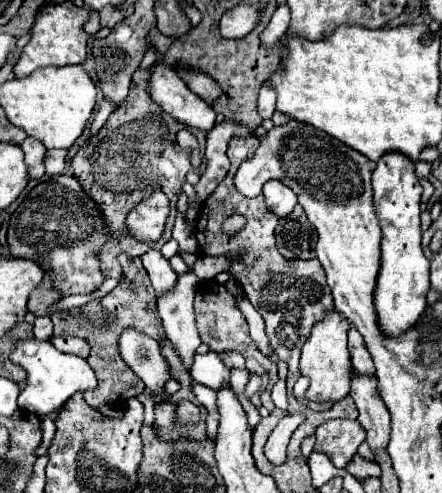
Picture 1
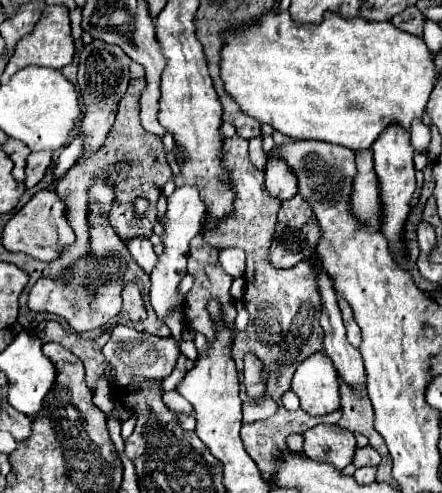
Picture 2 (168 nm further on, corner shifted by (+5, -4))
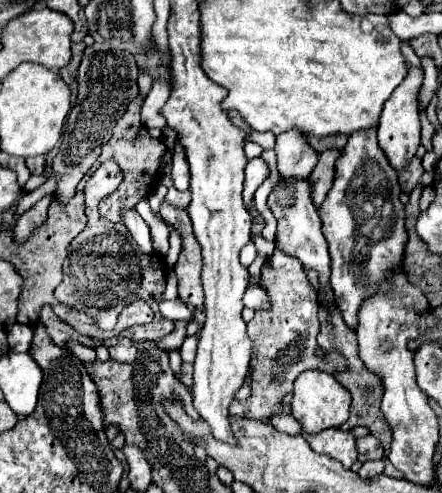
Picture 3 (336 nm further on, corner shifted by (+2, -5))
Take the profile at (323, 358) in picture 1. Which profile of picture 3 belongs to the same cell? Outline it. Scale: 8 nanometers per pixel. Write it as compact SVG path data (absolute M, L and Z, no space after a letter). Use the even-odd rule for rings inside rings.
M304 371L294 383L294 399L292 399L292 415L302 425L304 433L320 433L330 427L340 427L348 421L352 395L346 387L342 387L332 375L324 371Z

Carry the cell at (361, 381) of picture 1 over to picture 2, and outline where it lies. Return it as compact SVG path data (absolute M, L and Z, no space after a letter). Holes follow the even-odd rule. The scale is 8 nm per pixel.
M319 266L319 288L323 300L321 326L325 330L325 354L333 360L337 374L343 382L349 382L353 390L365 390L365 366L359 350L355 350L345 338L345 326L341 320L341 310L337 306L337 296L333 284L325 270Z

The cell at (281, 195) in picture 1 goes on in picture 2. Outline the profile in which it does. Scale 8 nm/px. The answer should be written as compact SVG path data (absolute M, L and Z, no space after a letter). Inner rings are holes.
M271 160L265 168L265 190L271 194L271 198L277 200L289 200L297 194L297 180L289 166L279 160Z

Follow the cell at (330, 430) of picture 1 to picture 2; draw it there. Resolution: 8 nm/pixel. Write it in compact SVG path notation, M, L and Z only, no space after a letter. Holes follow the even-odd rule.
M319 424L307 430L303 436L305 456L317 462L329 462L337 470L343 470L347 464L351 464L357 450L353 432L341 430L335 424Z

